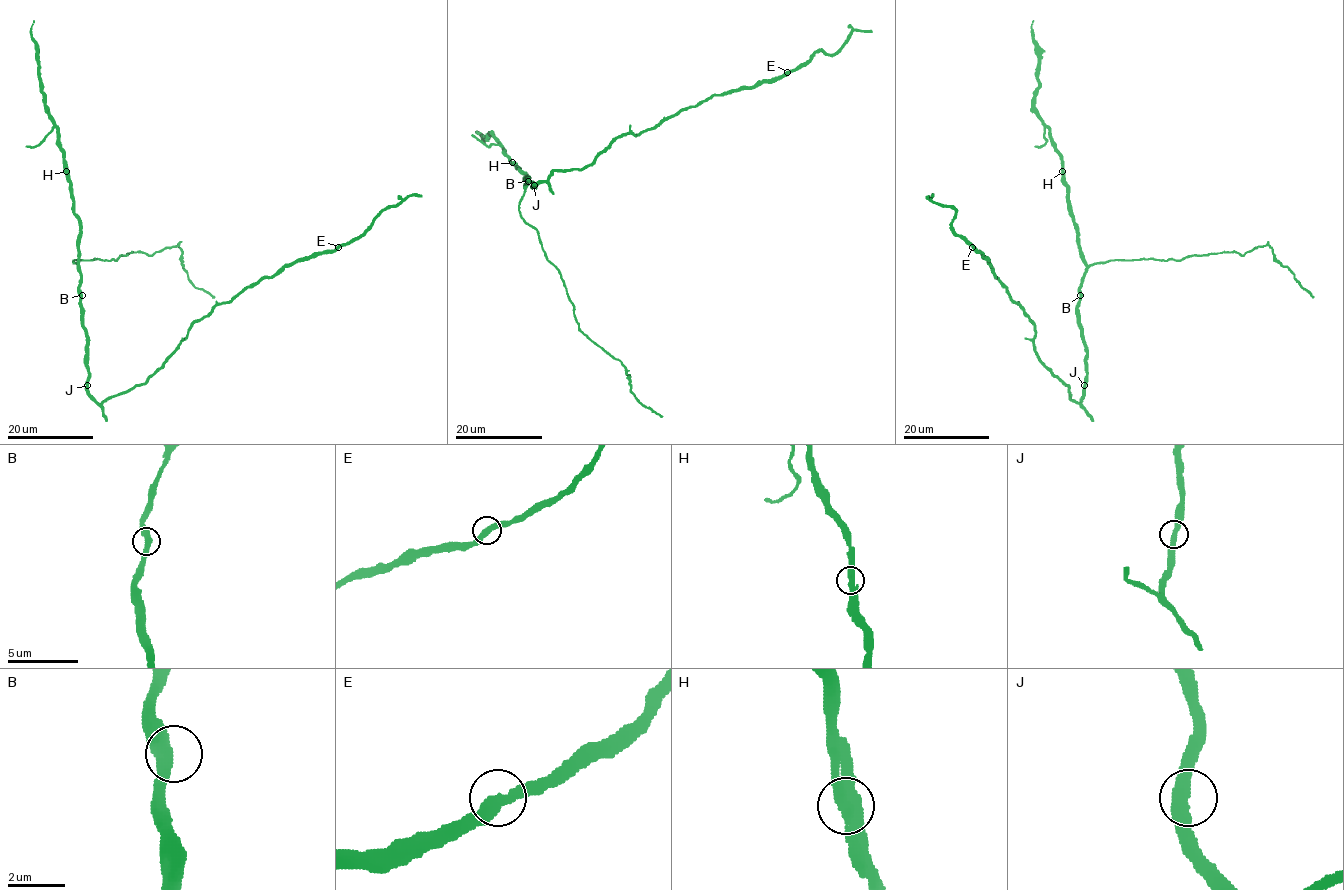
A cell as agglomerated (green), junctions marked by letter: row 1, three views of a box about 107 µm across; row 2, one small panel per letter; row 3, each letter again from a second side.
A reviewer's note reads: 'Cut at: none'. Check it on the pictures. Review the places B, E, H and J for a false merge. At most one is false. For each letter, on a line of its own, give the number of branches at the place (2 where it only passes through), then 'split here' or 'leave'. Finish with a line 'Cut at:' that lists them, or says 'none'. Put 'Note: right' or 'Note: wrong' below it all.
B: branches 2; leave
E: branches 2; leave
H: branches 2; leave
J: branches 2; leave
Cut at: none
Note: right

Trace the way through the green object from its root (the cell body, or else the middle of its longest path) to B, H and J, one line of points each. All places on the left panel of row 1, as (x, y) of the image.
B: (95, 399), (87, 390), (82, 295)
H: (95, 399), (87, 390), (86, 336), (79, 289), (80, 223), (75, 213), (71, 184), (66, 171)
J: (95, 399), (87, 385)

